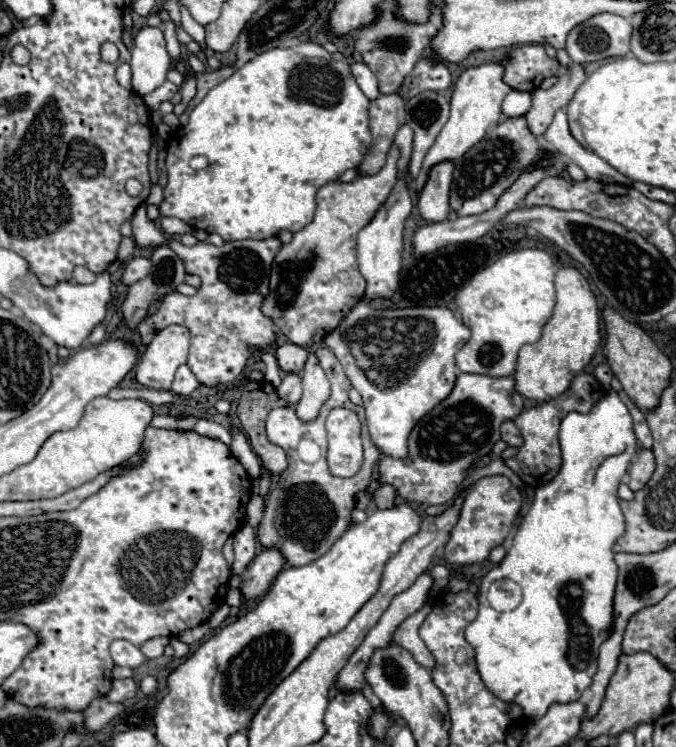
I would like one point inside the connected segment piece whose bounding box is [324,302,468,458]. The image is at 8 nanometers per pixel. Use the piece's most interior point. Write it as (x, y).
(401, 361)

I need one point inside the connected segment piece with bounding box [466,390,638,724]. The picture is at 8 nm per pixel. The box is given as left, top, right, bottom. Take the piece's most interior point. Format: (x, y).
(546, 651)

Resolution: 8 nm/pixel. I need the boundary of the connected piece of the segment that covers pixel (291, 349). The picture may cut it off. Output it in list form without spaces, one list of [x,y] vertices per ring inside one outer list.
[[[286,342],[282,346],[276,348],[276,358],[278,358],[278,366],[284,372],[300,372],[300,368],[304,368],[306,358],[308,358],[308,350],[300,348],[292,342]]]

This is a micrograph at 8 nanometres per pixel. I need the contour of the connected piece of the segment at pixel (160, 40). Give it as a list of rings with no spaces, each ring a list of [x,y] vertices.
[[[142,28],[132,46],[132,86],[144,96],[156,90],[166,80],[166,72],[170,68],[170,56],[166,52],[164,34],[160,28]]]

